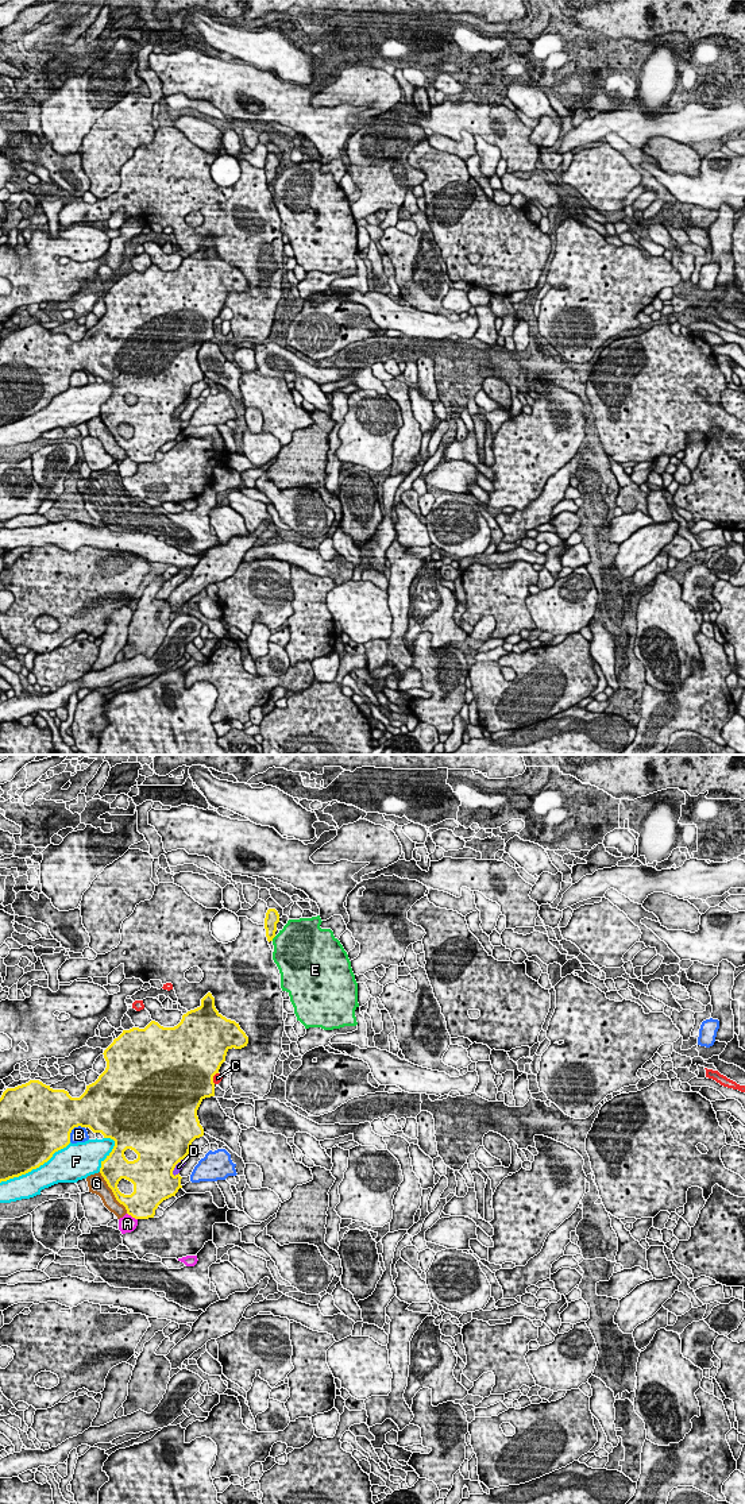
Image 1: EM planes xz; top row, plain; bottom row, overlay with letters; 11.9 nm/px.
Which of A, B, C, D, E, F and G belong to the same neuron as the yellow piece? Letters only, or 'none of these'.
none of these

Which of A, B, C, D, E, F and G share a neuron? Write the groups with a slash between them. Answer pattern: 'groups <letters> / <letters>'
groups A / B / C / D G / E / F

